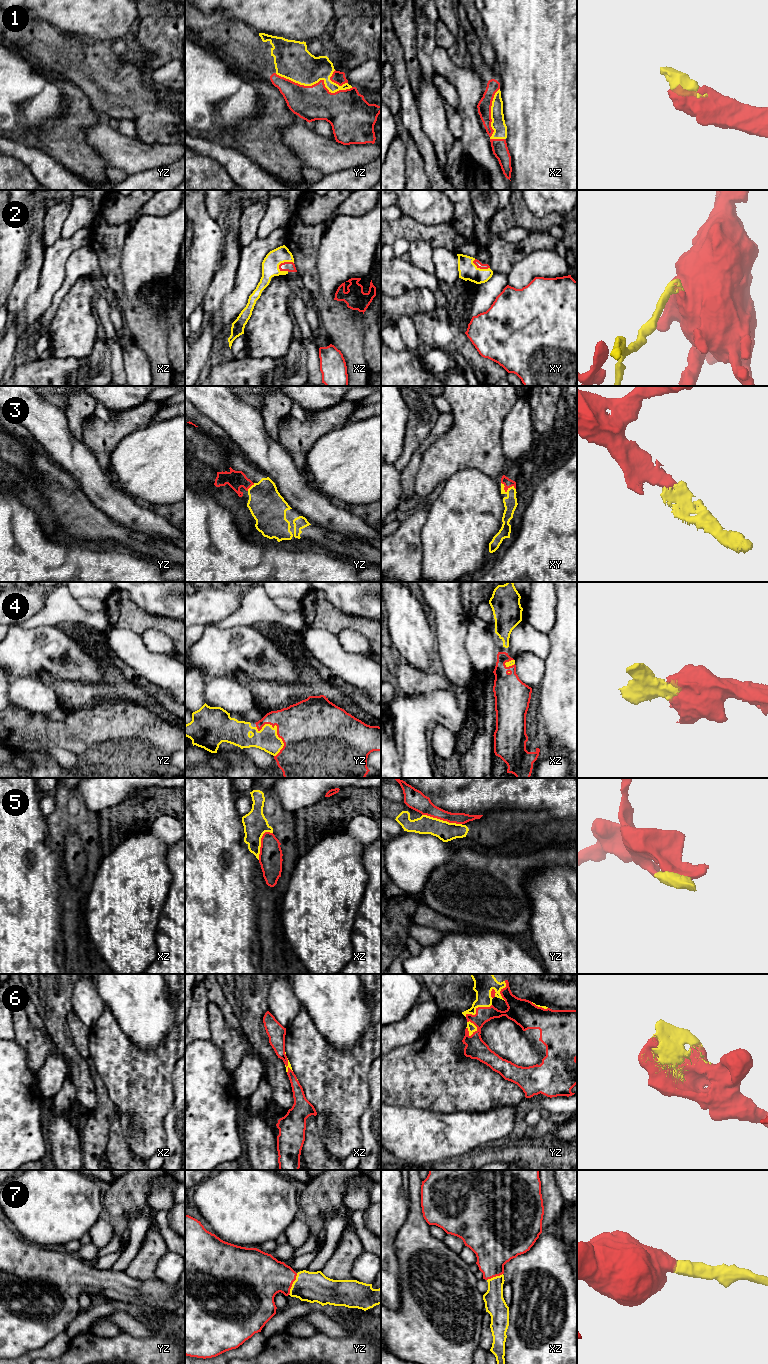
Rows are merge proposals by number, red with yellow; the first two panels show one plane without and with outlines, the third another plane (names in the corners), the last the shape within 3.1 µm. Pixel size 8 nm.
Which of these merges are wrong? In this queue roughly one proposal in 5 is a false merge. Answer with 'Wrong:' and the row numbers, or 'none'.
Wrong: 5

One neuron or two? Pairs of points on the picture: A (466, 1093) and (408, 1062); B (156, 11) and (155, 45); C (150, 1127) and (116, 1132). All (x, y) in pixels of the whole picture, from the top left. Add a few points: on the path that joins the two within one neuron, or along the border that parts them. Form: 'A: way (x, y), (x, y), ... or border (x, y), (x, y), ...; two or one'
A: way (452, 1082), (445, 1081), (434, 1074), (422, 1074); one
B: way (155, 19), (155, 37); one
C: border (123, 1135), (134, 1156); two

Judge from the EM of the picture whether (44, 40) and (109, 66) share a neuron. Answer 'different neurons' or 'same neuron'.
same neuron

